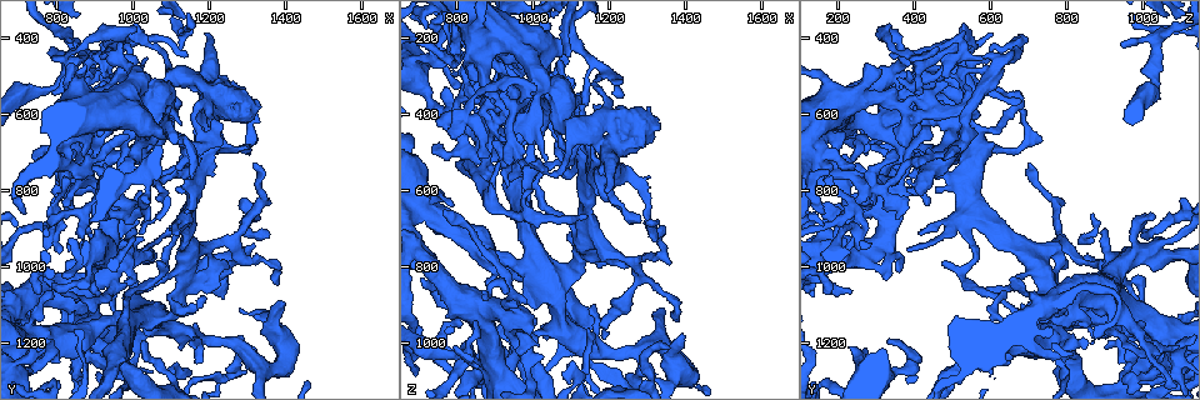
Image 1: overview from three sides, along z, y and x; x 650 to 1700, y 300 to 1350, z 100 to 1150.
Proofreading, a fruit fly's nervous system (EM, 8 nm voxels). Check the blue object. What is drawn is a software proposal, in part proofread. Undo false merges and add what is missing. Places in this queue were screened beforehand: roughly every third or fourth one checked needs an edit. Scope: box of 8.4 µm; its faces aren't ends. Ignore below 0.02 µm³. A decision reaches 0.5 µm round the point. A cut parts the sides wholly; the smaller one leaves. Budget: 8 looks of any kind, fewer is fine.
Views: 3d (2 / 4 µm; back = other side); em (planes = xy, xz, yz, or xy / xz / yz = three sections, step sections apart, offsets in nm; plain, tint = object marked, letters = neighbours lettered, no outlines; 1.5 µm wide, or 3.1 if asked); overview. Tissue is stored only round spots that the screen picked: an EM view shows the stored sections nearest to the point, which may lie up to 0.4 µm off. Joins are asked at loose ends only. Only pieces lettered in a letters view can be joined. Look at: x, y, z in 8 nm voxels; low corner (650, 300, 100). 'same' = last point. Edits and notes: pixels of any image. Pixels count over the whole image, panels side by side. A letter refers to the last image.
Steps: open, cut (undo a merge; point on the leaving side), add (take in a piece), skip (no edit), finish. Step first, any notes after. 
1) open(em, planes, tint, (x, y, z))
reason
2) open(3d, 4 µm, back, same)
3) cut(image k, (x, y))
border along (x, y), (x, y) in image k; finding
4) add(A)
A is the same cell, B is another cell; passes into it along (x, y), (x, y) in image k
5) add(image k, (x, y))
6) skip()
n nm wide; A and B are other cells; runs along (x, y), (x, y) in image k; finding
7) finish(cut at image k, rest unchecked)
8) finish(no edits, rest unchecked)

open(em, xz, step 4, tint, (880, 685, 405))
free end

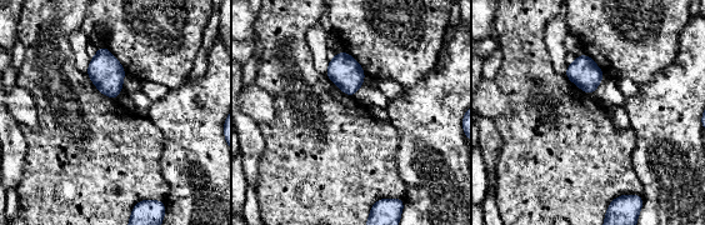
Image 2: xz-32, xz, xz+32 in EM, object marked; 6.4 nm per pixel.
open(em, planes, tint, same)
another direction

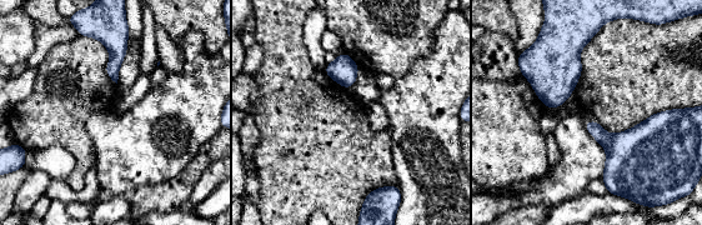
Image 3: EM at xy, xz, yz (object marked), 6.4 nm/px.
open(em, planes, letters, same)
what lies round it

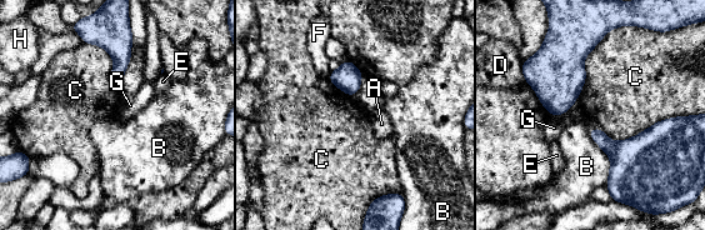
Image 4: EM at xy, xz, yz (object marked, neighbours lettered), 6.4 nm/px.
skip()
C touches over 550 nm; A, B, C, D, E, F, G and H are other cells; none of them fits

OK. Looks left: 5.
open(em, xz, step 4, letters, (1300, 695, 645))

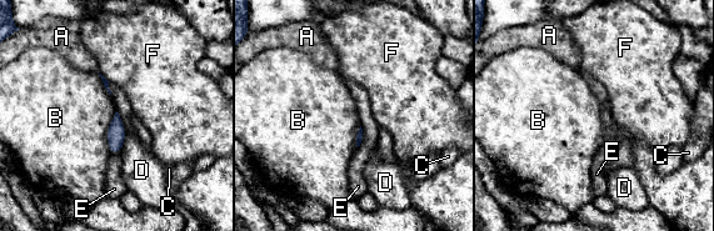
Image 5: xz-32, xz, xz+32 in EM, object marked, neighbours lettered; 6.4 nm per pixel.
skip()
A, B, C, D, E and F are other cells; border along (125, 132), (121, 147) in image 5; one cell here

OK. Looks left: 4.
open(em, planes, letters, (840, 415, 940))
thin end

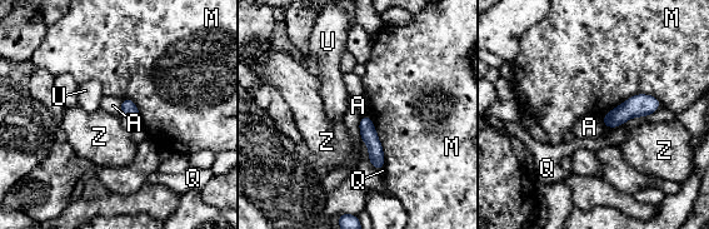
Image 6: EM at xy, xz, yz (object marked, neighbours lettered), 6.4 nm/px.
skip()
M touches over 400 nm; A, M, Q, U and Z are other cells; border along (367, 114), (359, 123), (362, 140) in image 6; no lettered piece goes on from it

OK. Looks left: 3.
finish(no edits, rest unchecked)

